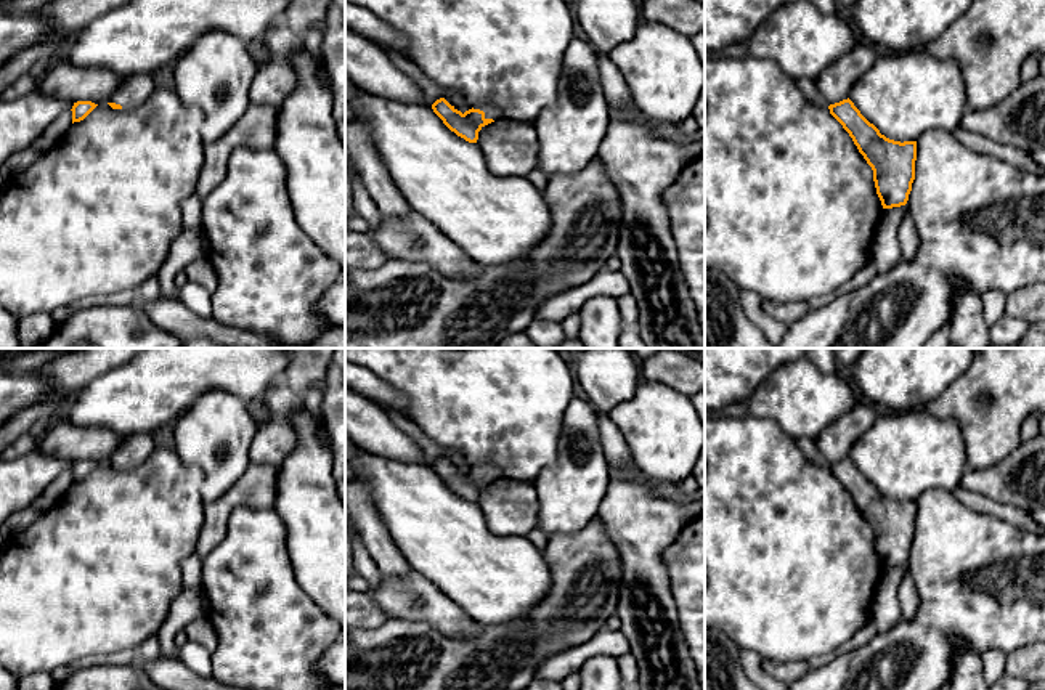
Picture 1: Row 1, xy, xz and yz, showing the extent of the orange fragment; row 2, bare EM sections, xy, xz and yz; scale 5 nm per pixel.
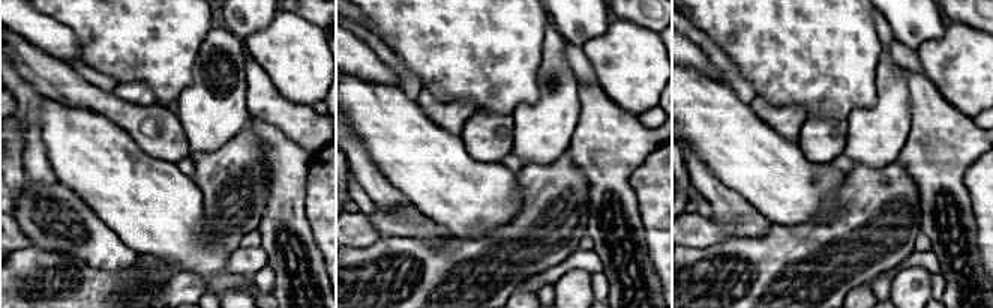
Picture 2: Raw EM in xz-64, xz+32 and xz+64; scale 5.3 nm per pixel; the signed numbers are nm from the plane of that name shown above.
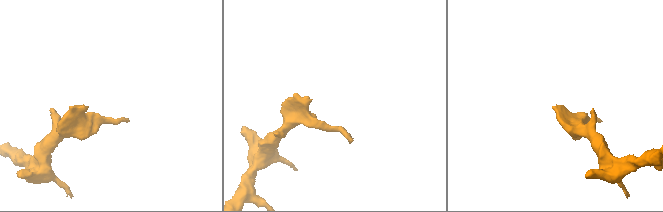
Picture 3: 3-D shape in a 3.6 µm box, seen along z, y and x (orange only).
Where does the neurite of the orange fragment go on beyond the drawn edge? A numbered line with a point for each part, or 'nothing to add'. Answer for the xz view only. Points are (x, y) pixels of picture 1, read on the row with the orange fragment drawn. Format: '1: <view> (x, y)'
1: xz (490, 111)

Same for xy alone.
1: xy (135, 90)

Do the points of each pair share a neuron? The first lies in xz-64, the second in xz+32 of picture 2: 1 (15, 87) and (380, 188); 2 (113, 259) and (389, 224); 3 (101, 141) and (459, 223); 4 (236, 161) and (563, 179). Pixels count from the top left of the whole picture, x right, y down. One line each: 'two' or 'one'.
1: one
2: one
3: one
4: one

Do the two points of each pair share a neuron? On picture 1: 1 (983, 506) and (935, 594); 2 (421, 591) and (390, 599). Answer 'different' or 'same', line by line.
1: different
2: same

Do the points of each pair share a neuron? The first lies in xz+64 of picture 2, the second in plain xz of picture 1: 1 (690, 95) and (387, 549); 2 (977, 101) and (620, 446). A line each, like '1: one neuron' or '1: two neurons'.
1: two neurons
2: two neurons

